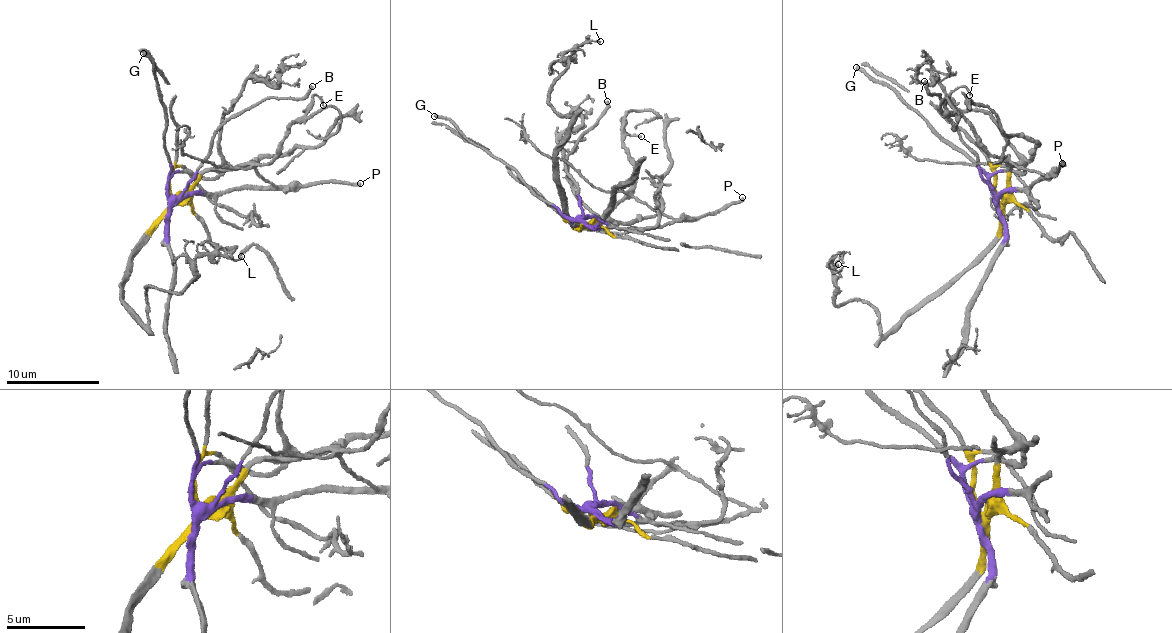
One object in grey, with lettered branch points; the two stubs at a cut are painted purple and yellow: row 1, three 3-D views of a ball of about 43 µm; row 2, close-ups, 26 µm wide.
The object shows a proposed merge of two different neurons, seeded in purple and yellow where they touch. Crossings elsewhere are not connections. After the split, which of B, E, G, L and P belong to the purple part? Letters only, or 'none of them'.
B, G, P

